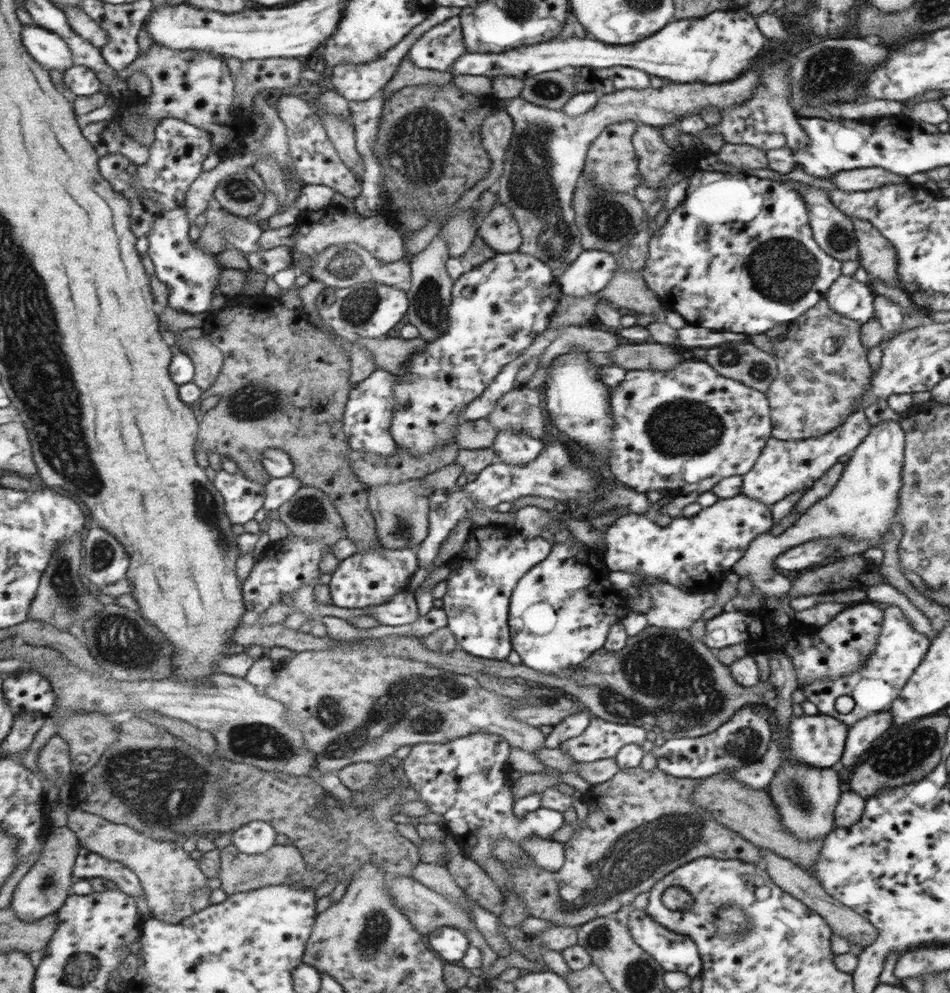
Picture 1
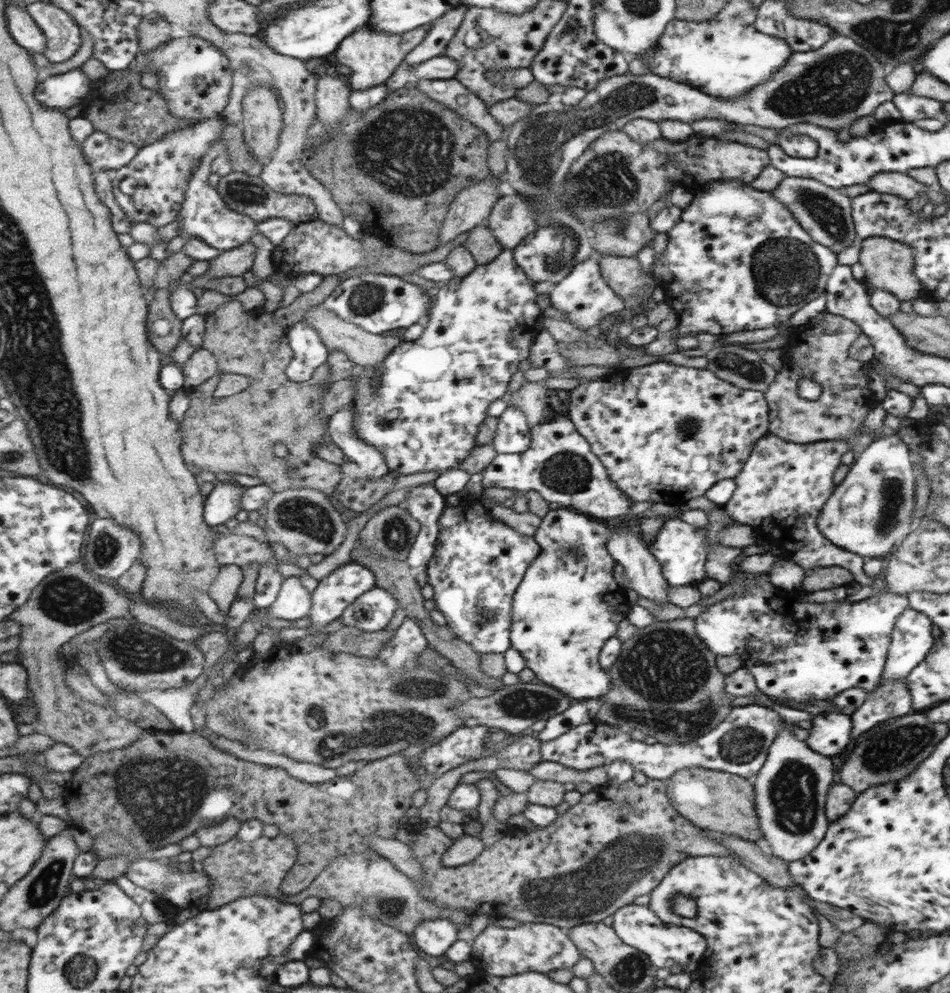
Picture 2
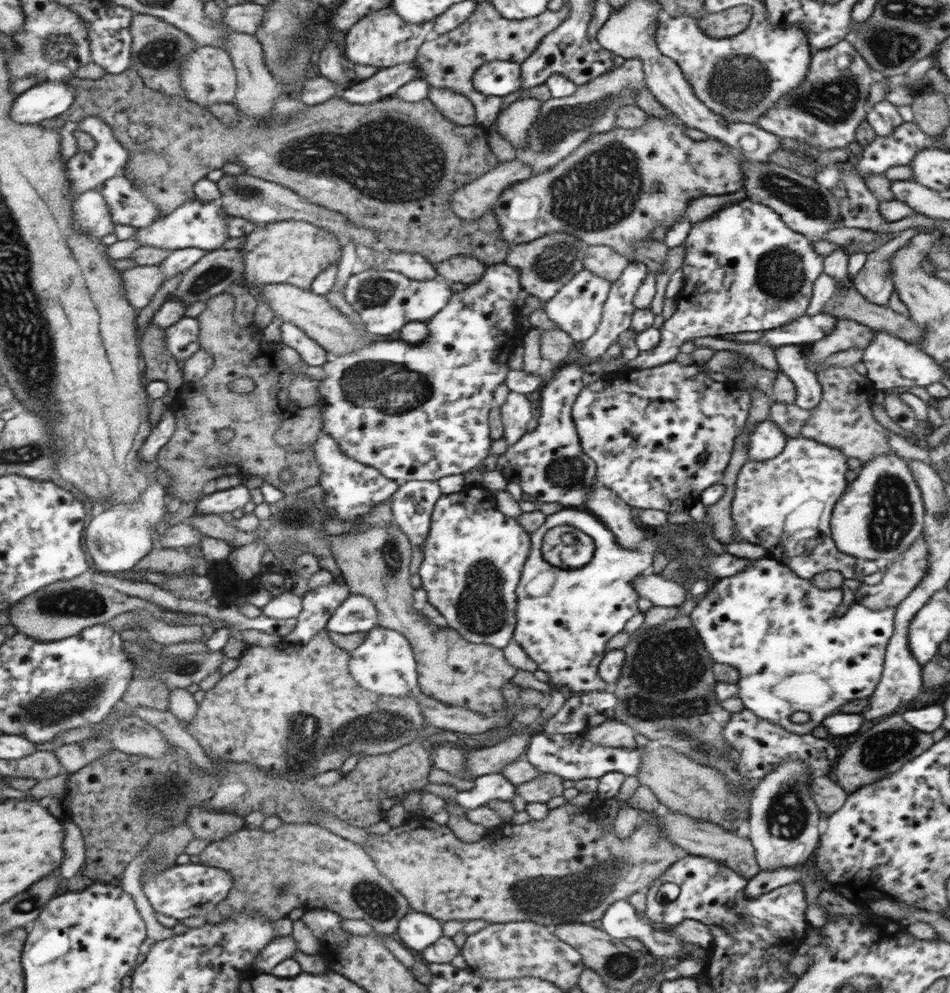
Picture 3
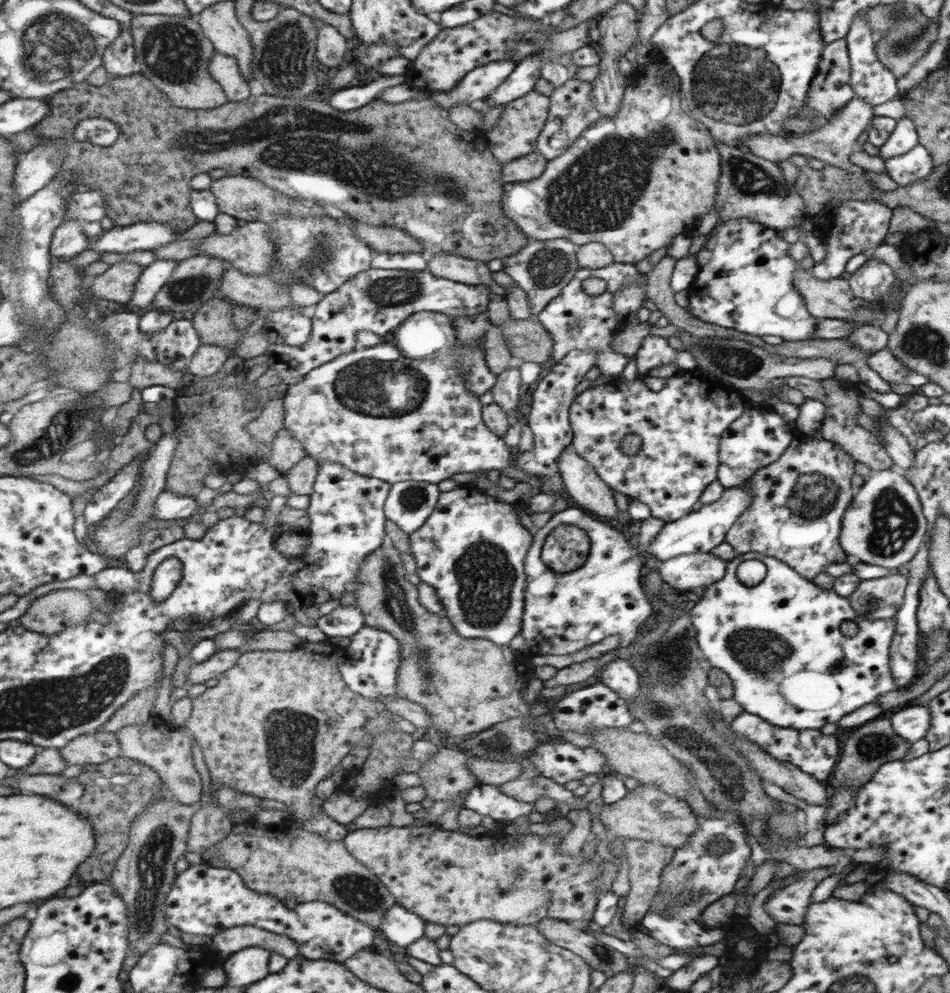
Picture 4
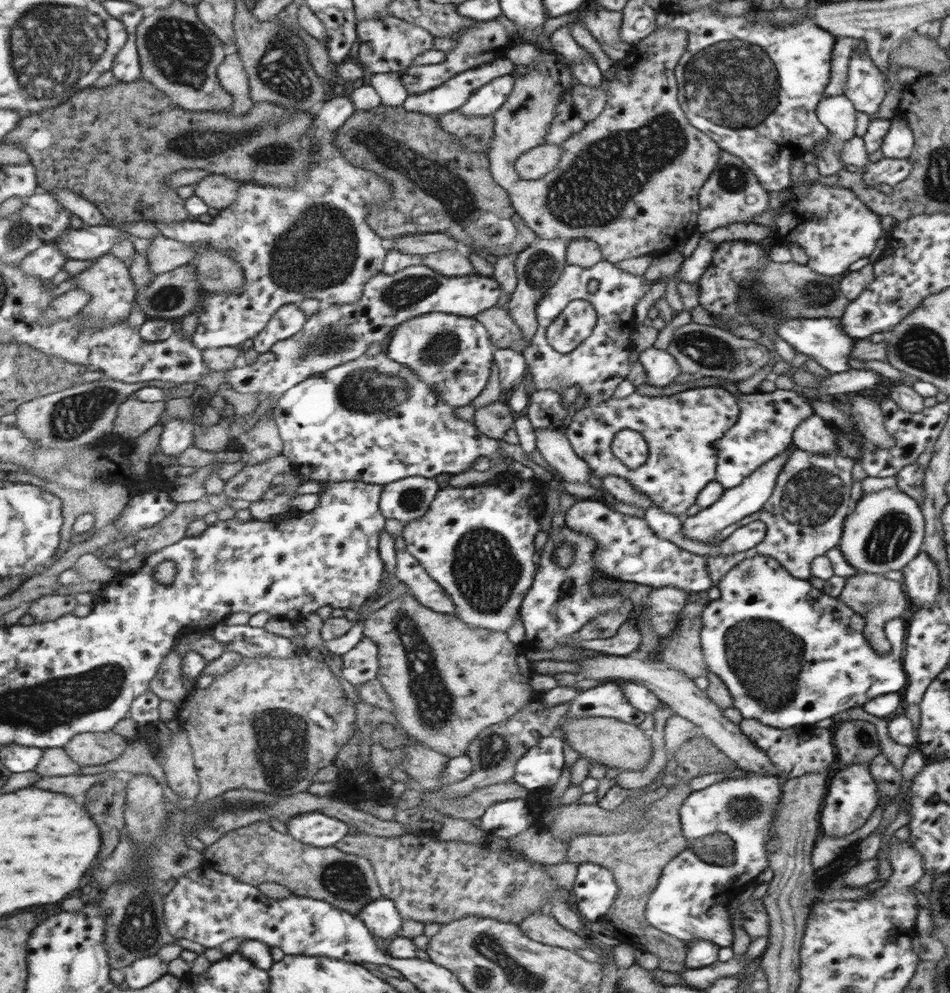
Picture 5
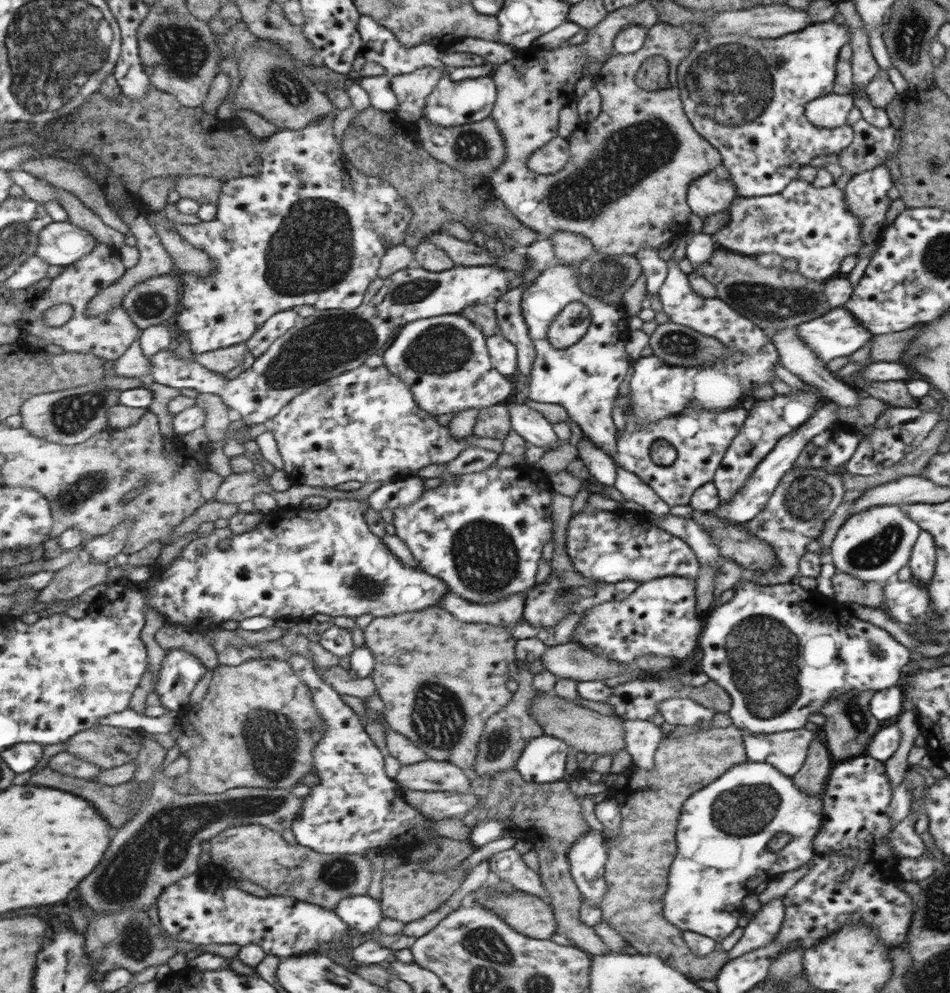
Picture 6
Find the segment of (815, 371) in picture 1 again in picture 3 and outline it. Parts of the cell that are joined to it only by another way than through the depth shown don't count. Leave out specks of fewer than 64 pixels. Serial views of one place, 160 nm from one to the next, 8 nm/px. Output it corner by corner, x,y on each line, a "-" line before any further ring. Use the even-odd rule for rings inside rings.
838,319
832,332
823,339
811,342
811,347
807,349
805,359
815,362
824,360
826,356
835,352
849,350
850,348
865,348
870,344
876,331
855,320
-
822,364
815,375
822,390
822,397
815,408
805,410
799,405
771,399
767,419
775,422
785,438
804,437
819,441
821,444
840,448
845,456
862,462
888,452
890,449
885,440
885,430
871,418
870,398
857,398
859,394
875,397
877,392
874,384
865,375
859,375
852,366
839,368

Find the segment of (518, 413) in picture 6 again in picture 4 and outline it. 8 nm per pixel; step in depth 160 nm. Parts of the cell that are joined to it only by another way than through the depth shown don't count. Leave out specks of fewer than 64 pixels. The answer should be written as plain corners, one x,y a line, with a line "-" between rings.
572,445
565,447
556,467
570,503
605,518
607,522
619,513
611,489
595,474
594,468
575,454

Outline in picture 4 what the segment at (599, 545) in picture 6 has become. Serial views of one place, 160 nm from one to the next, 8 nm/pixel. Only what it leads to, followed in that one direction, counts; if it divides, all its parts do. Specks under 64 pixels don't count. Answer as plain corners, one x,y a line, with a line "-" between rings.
710,552
691,553
657,561
657,566
654,569
647,569
647,572
655,570
662,582
675,590
700,592
722,577
726,564
727,561
713,556

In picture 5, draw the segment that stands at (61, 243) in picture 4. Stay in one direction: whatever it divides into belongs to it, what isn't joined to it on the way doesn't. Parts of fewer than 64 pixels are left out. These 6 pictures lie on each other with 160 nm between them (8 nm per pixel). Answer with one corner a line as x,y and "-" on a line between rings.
46,243
22,260
22,269
27,276
36,276
41,280
49,280
57,276
57,272
69,261
56,247
56,244

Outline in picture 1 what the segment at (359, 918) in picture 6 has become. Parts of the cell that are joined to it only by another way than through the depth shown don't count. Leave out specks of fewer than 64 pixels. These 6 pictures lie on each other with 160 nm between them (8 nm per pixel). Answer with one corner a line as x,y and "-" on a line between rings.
439,927
428,932
426,939
443,960
456,964
469,947
467,937
455,927

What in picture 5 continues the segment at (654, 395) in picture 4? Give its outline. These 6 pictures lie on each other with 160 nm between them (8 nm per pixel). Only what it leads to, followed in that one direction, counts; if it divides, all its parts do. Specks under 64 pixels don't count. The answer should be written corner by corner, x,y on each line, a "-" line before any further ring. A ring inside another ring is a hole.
715,386
693,387
662,396
633,392
619,400
610,396
593,406
583,405
575,411
563,434
573,452
588,464
595,476
624,478
649,496
655,506
682,518
685,510
696,503
699,492
716,478
715,441
718,442
736,420
737,404
728,391
-
619,430
639,432
646,442
647,458
633,470
611,452
611,441

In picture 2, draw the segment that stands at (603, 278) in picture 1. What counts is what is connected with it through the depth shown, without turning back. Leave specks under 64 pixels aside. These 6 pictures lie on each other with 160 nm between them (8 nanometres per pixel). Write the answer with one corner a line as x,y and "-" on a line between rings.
594,254
583,262
578,262
562,278
548,294
550,306
560,310
566,320
579,330
587,330
597,322
600,322
605,315
621,311
625,305
617,296
601,275
598,257

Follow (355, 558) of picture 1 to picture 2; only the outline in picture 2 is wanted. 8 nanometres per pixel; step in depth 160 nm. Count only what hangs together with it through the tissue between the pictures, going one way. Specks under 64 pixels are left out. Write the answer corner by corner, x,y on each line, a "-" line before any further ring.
351,560
347,564
337,567
322,579
312,592
312,609
307,616
310,620
309,629
320,631
327,624
335,622
337,618
343,616
344,610
349,605
355,603
364,592
371,590
375,586
375,574
364,565

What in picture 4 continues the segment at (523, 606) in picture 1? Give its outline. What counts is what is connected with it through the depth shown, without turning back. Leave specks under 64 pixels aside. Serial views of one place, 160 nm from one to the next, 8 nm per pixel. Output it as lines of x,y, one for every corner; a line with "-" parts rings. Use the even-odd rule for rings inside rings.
745,485
724,489
721,496
709,505
702,505
695,512
689,511
683,518
667,522
649,543
647,554
651,558
665,560
691,553
709,553
724,540
726,530
750,503
750,490
-
571,505
561,512
553,513
550,520
547,521
535,534
532,536
533,548
528,548
529,556
525,555
524,558
524,573
525,576
529,576
529,588
524,588
525,592
529,592
529,596
524,596
525,605
525,628
521,628
521,638
525,640
526,647
533,650
537,656
545,655
569,655
573,652
577,652
593,644
597,644
603,638
607,636
613,636
613,634
619,634
621,639
619,647
627,647
635,642
641,627
641,622
651,614
651,608
643,596
643,592
639,590
639,570
643,568
643,562
647,560
645,556
645,550
639,550
639,548
629,548
629,544
625,542
625,538
619,534
619,531
615,532
613,528
597,522
597,520
591,520
589,516
583,516
581,510
573,508

